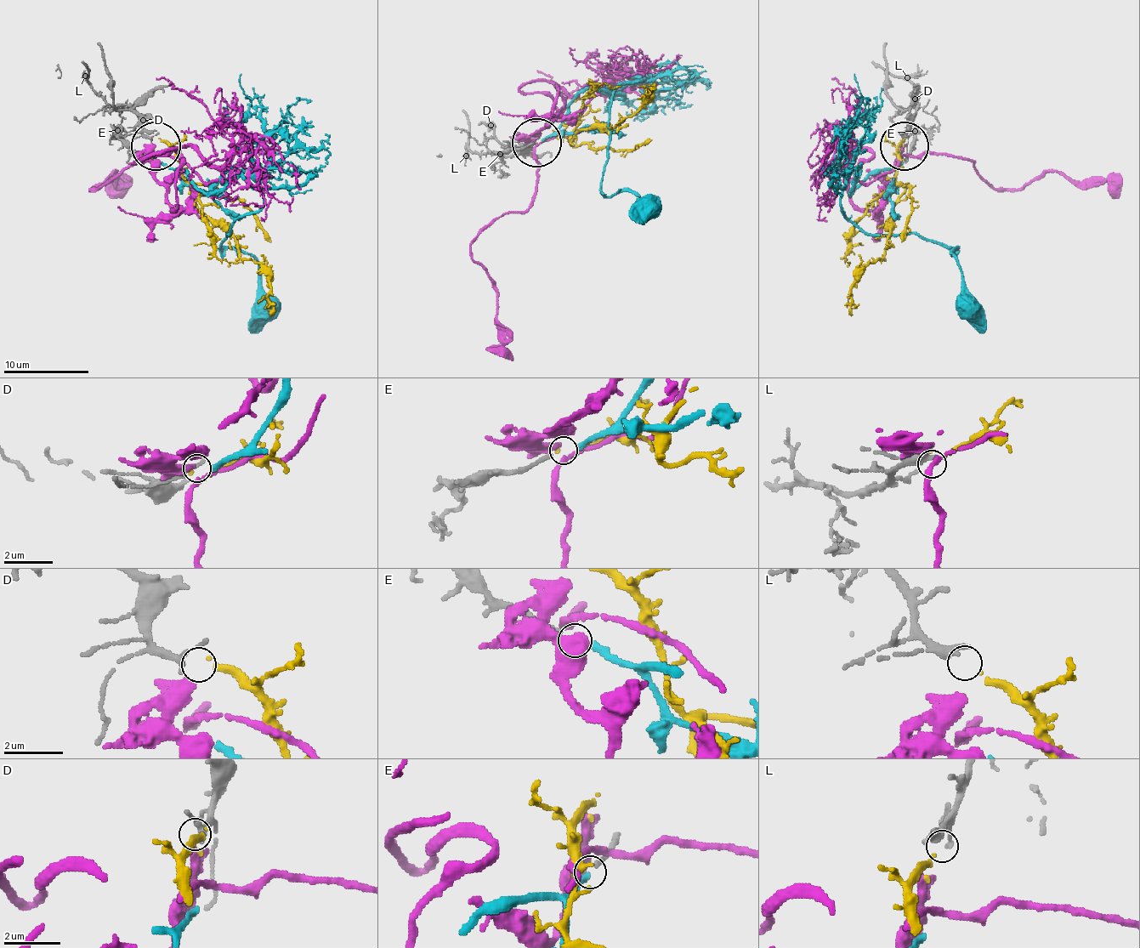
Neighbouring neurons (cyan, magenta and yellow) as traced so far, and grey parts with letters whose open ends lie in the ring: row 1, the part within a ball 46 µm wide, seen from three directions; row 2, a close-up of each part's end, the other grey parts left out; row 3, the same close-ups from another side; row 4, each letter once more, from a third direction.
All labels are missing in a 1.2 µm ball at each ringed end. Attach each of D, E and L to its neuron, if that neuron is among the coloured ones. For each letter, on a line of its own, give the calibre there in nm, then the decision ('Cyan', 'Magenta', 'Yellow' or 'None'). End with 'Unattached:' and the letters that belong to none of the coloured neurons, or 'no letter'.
D: Thickness 240 nm. None
E: Thickness 160 nm. None
L: Thickness 360 nm. Yellow
Unattached: D, E

